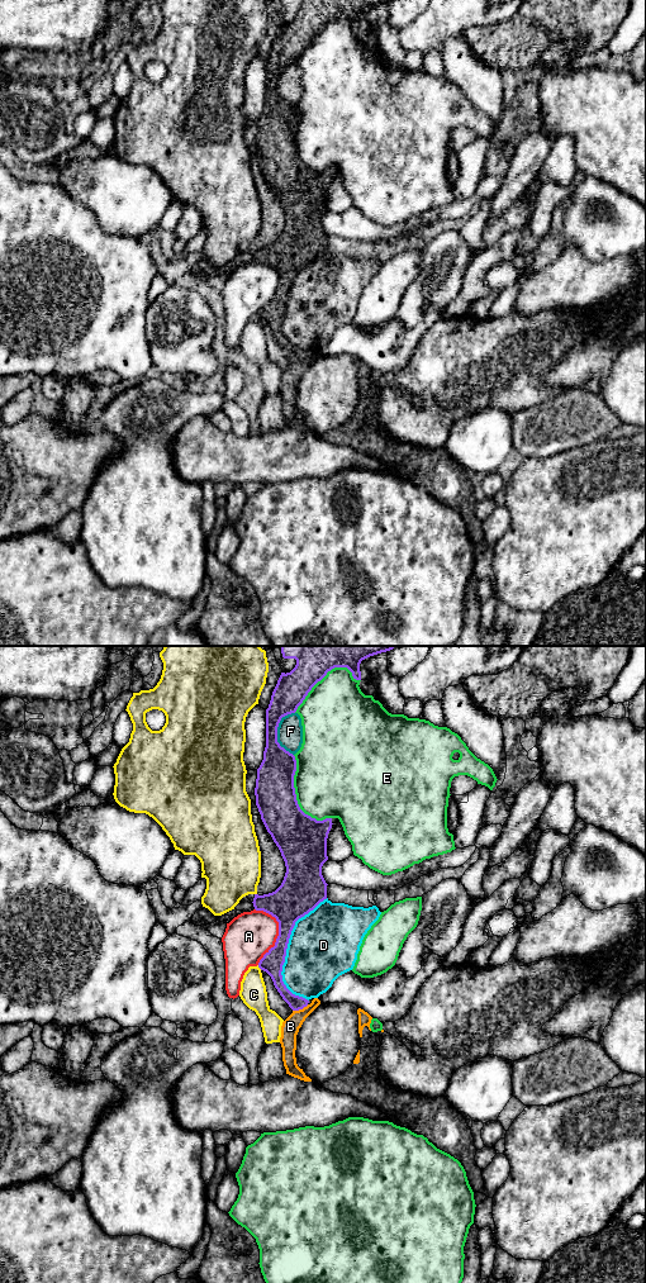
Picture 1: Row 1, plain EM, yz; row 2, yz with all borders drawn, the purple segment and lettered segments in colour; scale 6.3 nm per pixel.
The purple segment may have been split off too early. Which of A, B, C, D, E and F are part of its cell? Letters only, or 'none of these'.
B

